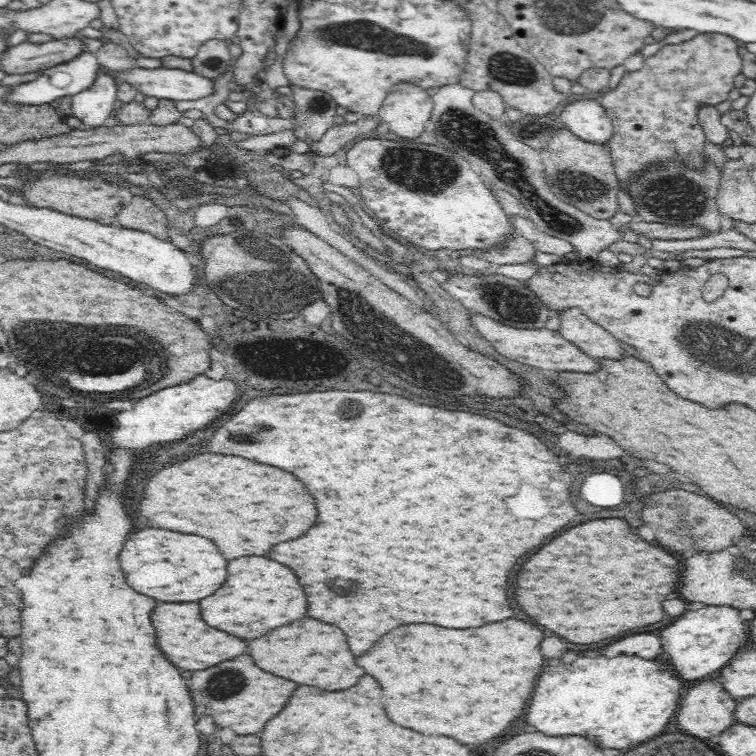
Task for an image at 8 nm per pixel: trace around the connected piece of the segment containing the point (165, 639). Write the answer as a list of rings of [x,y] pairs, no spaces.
[[[156,602],[148,614],[150,624],[156,634],[156,646],[162,656],[182,670],[204,670],[222,662],[224,658],[234,658],[236,654],[244,654],[244,642],[232,638],[230,634],[212,630],[210,626],[200,626],[200,618],[196,618],[196,602]]]

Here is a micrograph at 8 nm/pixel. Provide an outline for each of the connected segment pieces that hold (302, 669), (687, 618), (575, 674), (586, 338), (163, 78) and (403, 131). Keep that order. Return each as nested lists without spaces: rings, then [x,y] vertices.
[[[312,618],[290,622],[290,626],[288,624],[278,626],[260,638],[248,640],[246,652],[254,660],[256,668],[292,680],[296,684],[316,686],[322,690],[348,688],[352,686],[352,682],[356,682],[356,678],[364,674],[364,670],[360,670],[354,664],[354,656],[348,654],[348,646],[344,646],[344,638],[340,630],[324,622],[316,622]]]
[[[704,606],[688,610],[658,632],[662,652],[668,656],[668,664],[682,680],[711,678],[738,652],[744,650],[745,624],[740,610],[728,606]]]
[[[580,656],[568,664],[544,666],[542,674],[536,678],[532,698],[528,700],[524,722],[546,736],[582,736],[600,748],[631,749],[638,742],[662,732],[676,710],[680,688],[682,682],[672,672],[668,672],[664,662],[644,660],[638,656]]]
[[[578,306],[554,315],[560,320],[558,333],[594,360],[623,360],[628,356],[617,338],[590,322]]]
[[[138,68],[126,69],[124,72],[109,71],[110,77],[116,85],[127,83],[132,86],[138,94],[152,96],[152,98],[168,98],[173,101],[196,100],[214,94],[214,80],[210,80],[196,73],[190,73],[180,69],[172,68]]]
[[[397,85],[383,98],[378,118],[388,132],[400,139],[415,140],[431,120],[432,103],[427,91],[410,85]]]

